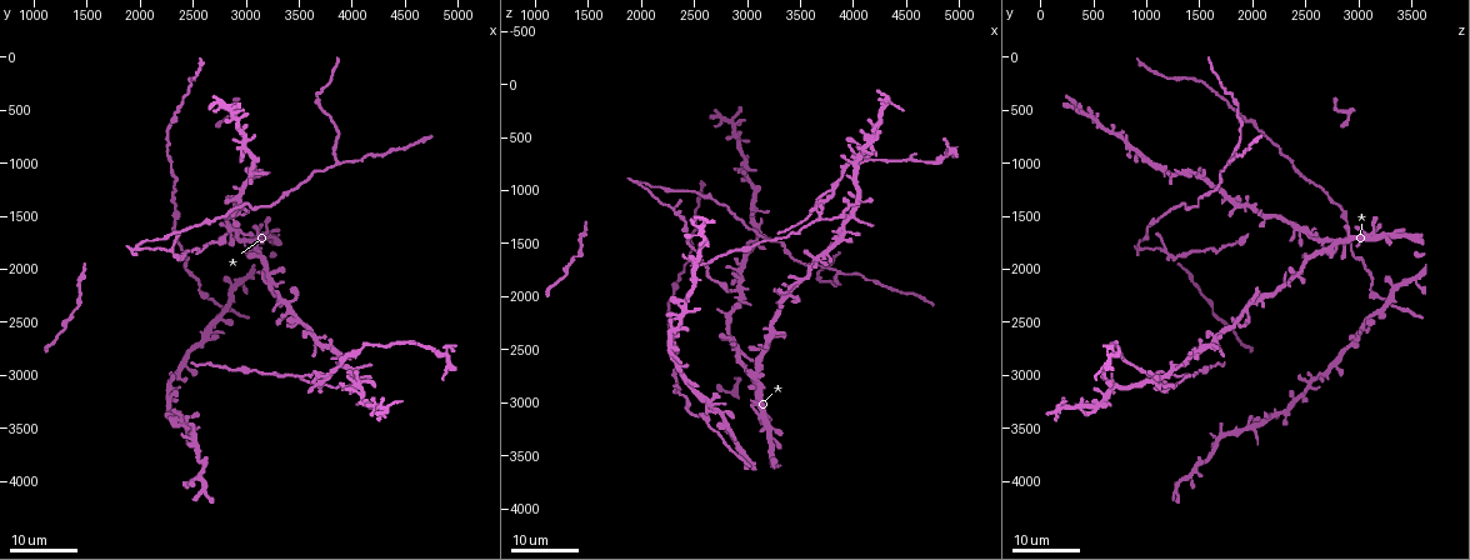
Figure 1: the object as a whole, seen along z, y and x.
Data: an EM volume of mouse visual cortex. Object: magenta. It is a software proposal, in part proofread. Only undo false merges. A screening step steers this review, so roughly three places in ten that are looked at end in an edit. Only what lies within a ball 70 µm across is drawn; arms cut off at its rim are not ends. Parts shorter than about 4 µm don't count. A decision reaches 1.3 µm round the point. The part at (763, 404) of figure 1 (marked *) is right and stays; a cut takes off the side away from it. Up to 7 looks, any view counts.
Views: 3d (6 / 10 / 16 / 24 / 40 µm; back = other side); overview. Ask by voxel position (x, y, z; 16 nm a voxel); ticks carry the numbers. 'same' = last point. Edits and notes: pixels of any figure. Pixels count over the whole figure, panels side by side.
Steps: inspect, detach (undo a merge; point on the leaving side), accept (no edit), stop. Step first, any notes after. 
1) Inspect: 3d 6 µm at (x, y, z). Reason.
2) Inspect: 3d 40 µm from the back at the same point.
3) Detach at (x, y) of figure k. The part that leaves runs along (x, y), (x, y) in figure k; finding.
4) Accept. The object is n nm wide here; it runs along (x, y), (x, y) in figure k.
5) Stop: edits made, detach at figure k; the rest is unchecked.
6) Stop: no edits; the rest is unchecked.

Inspect: 3d 16 µm at (2740, 2340, 3320). Arms part here.

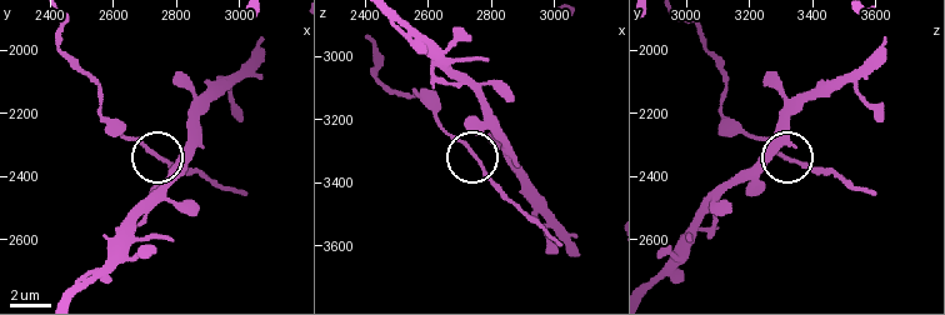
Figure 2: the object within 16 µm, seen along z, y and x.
Inspect: 3d 6 µm at (2730, 2330, 3290).

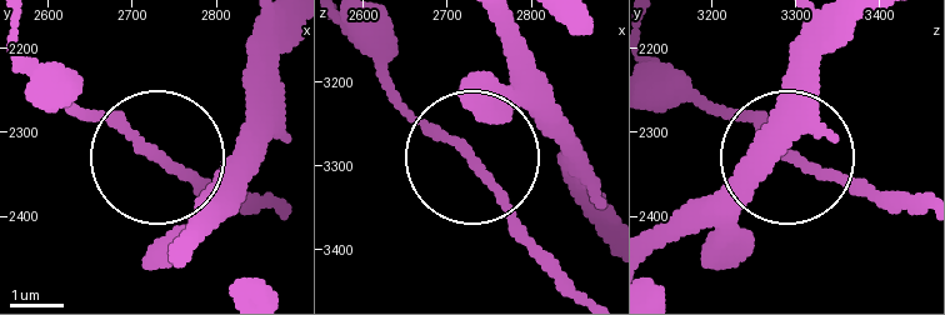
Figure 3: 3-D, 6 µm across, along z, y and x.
Accept. The object is 130 nm wide here; all the same cell.

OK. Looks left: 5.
Inspect: 3d 16 µm at (4040, 3060, 1060). Arms part here.

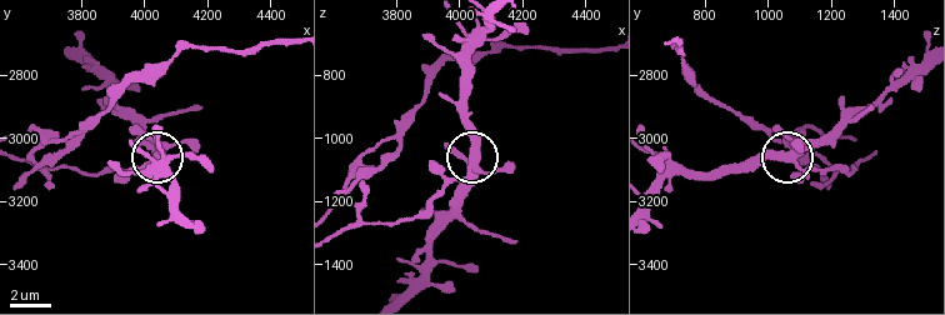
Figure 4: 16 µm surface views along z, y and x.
Inspect: 3d 10 µm at (4040, 3070, 1060).

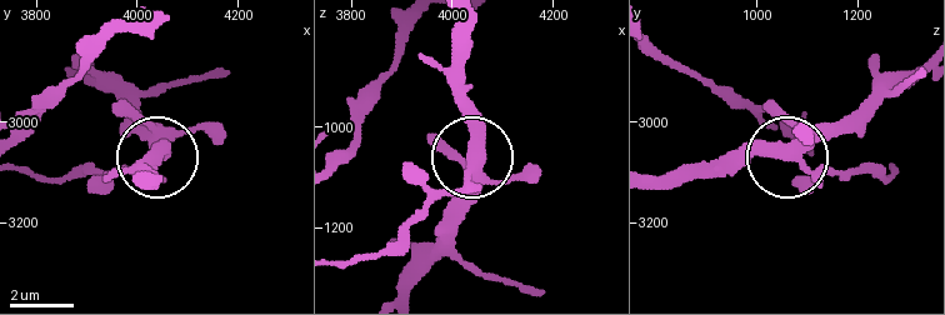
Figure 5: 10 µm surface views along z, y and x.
Detach at (109, 193) of figure 5. The part that leaves runs along (464, 188), (441, 196), (385, 248), (336, 261) in figure 5; two cells meet here.

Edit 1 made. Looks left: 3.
Inspect: 3d 24 µm at (1960, 1780, 920). Four or more arms meet.

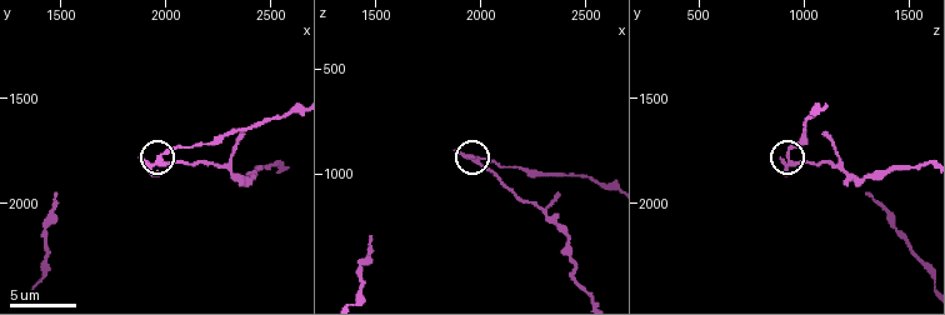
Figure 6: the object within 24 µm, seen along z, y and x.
Inspect: 3d 10 µm at (1970, 1780, 940).

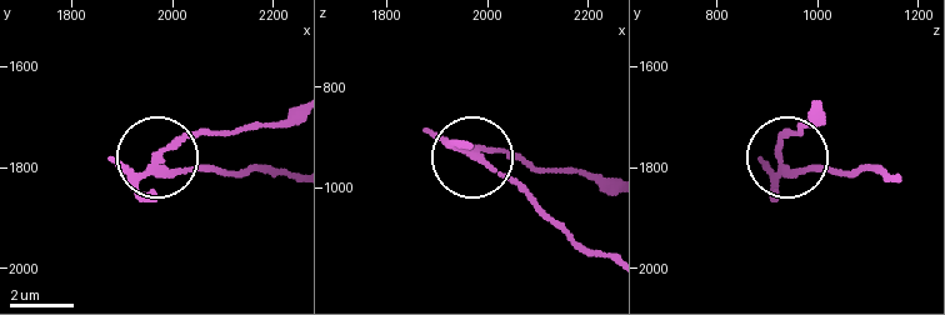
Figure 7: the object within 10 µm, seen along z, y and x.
Detach at (200, 165) of figure 7. 4 arms meet here; the part that leaves runs along (781, 138), (790, 164), (851, 175), (876, 168), (889, 175) in figure 7; a second cell is stuck on.

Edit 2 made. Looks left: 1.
Stop: edits made, detach at figure 5, detach at figure 7; the rest is unchecked.

